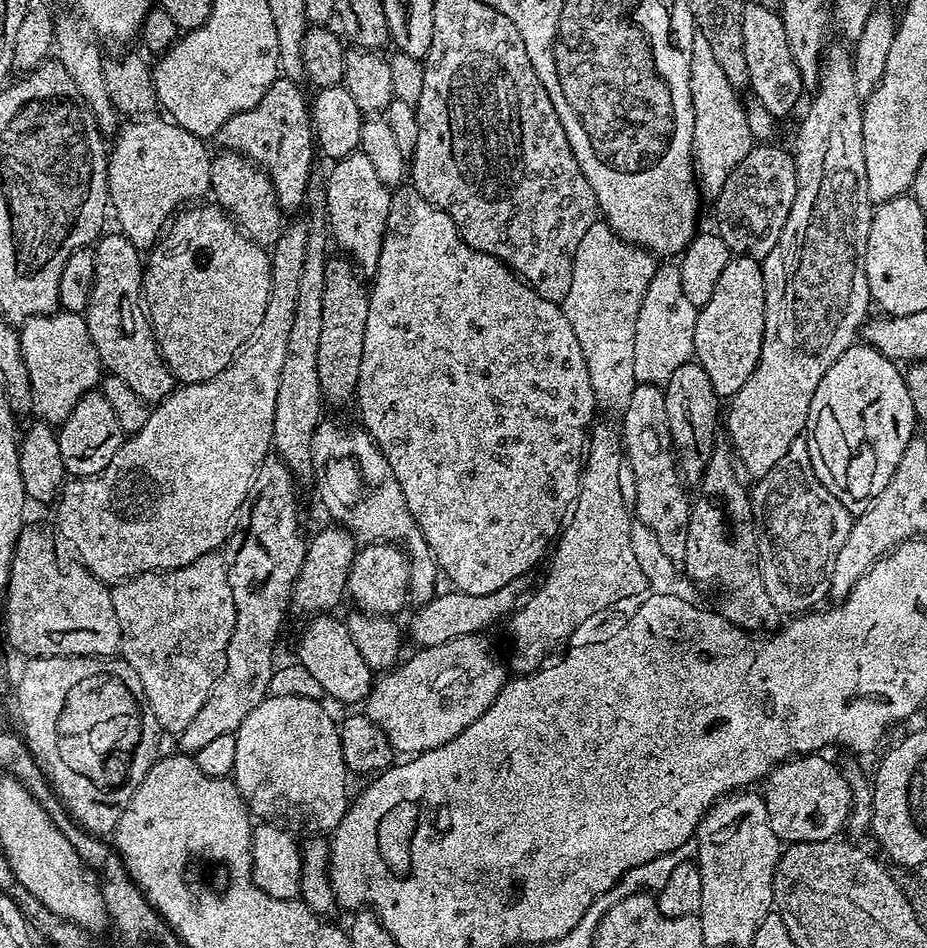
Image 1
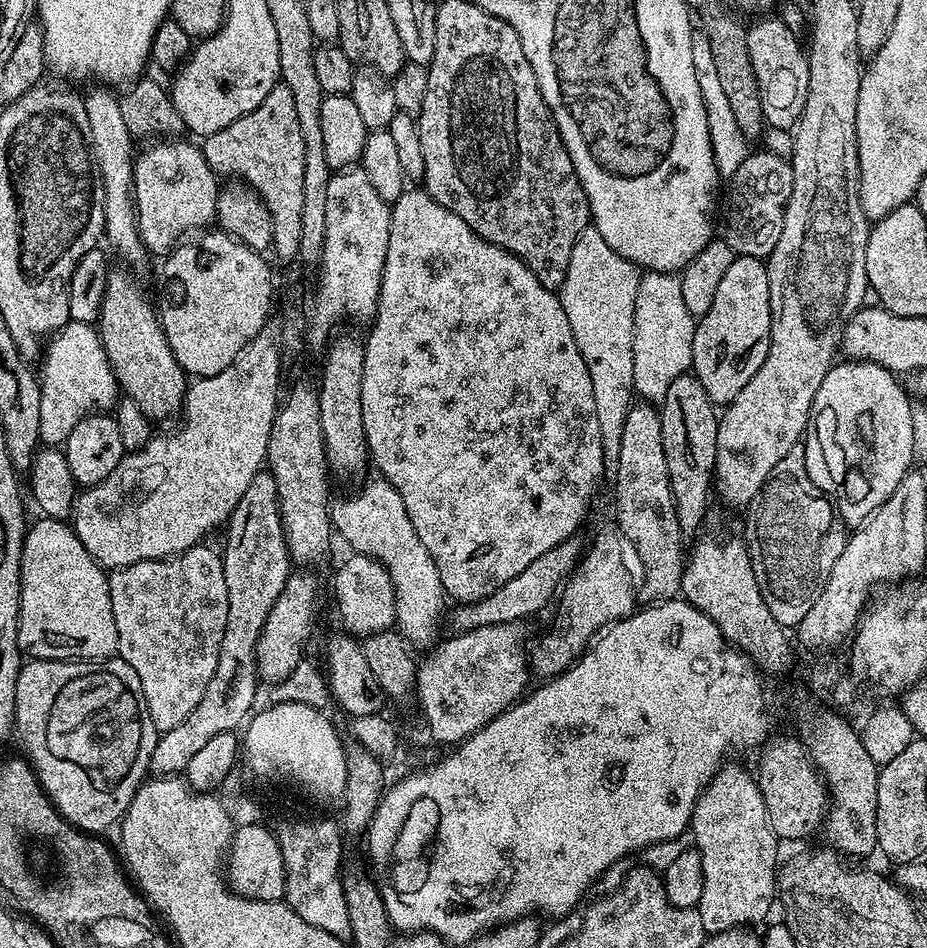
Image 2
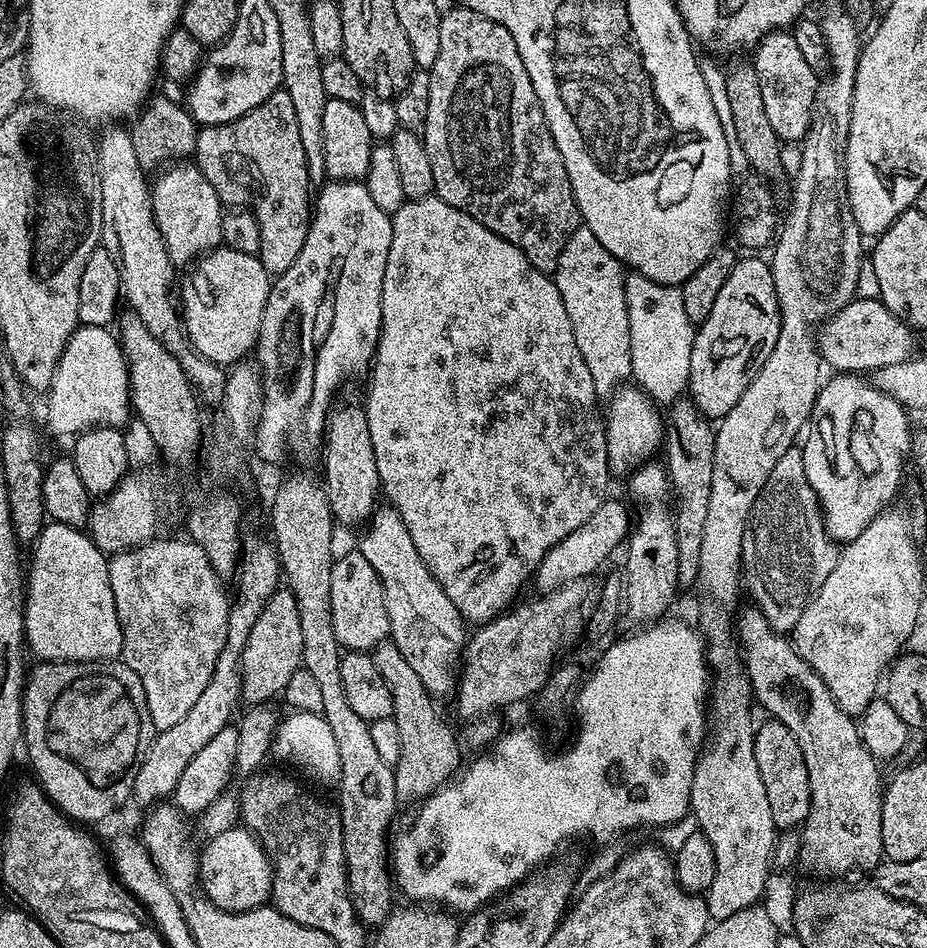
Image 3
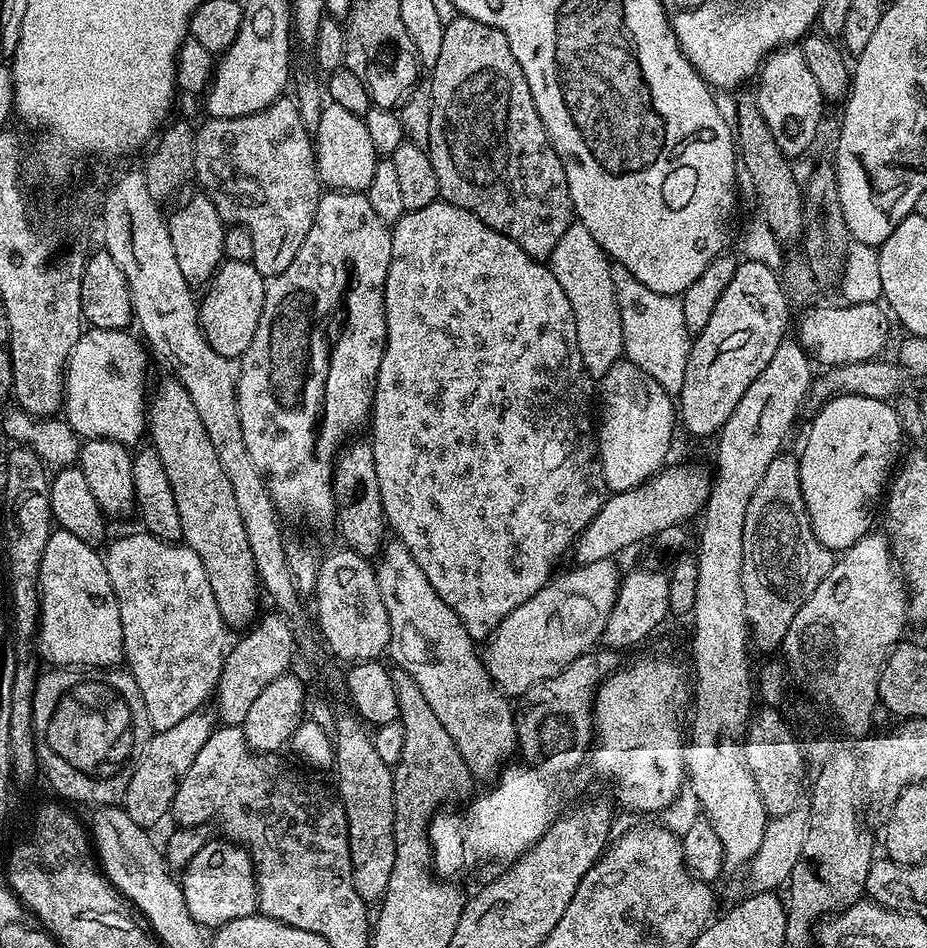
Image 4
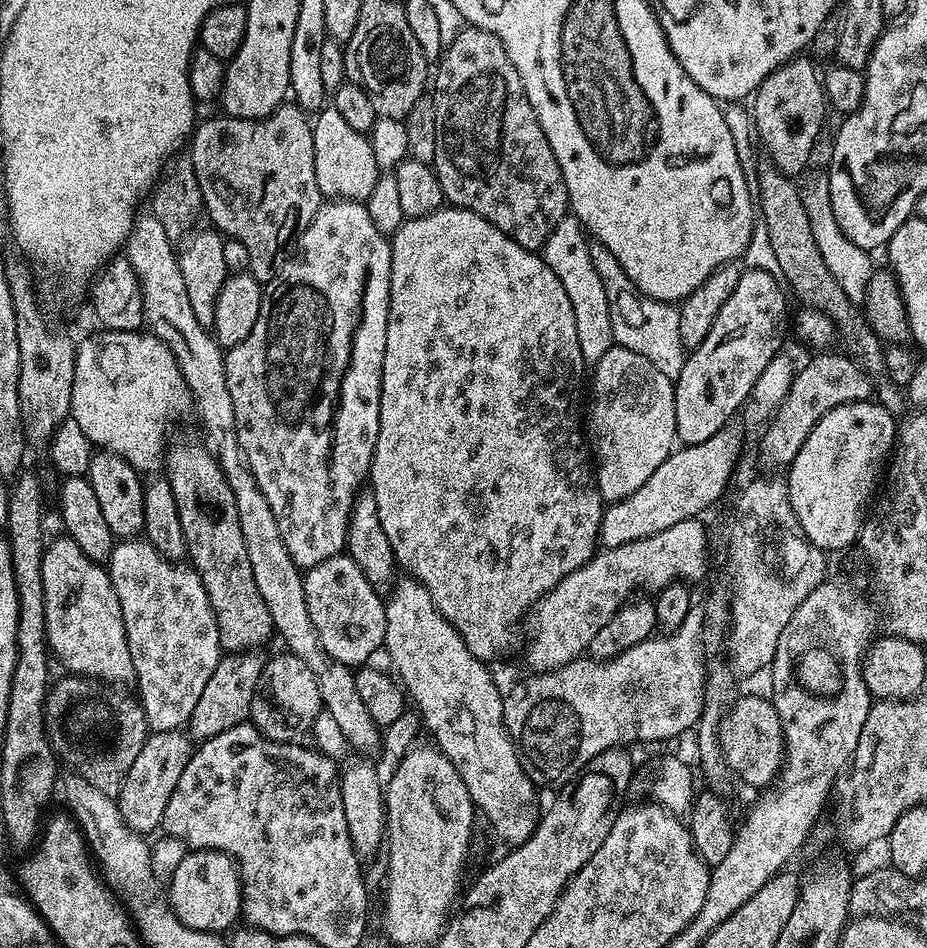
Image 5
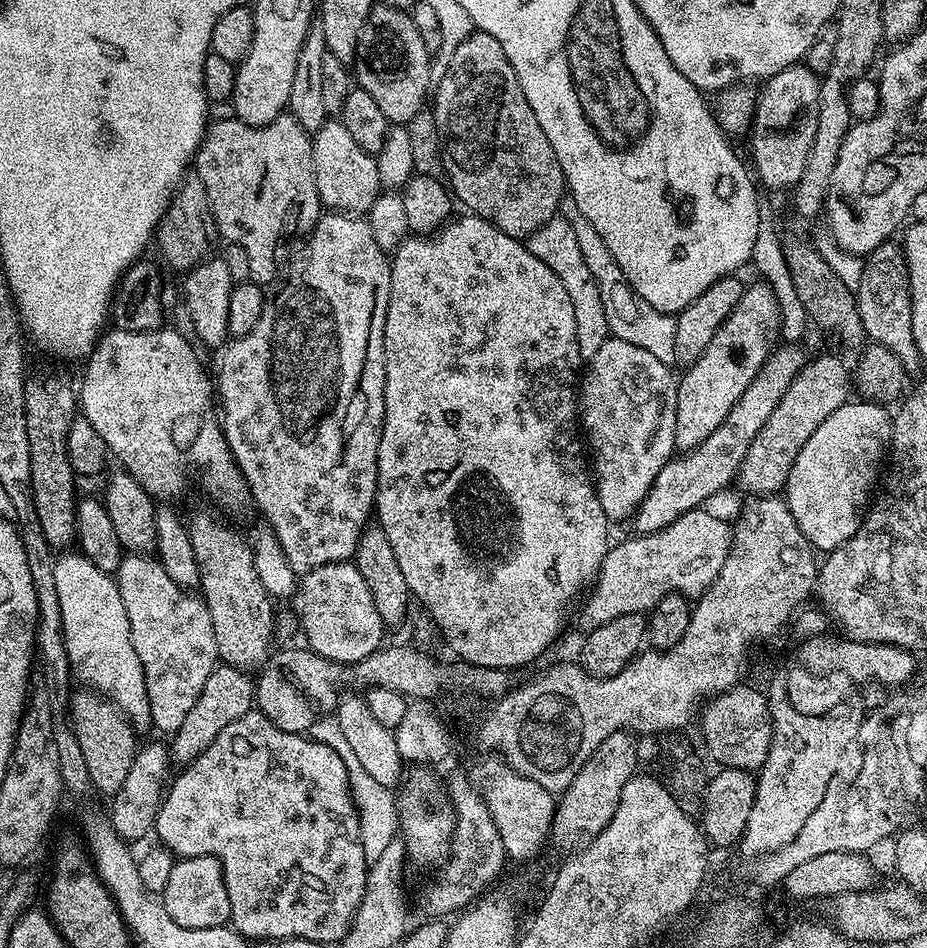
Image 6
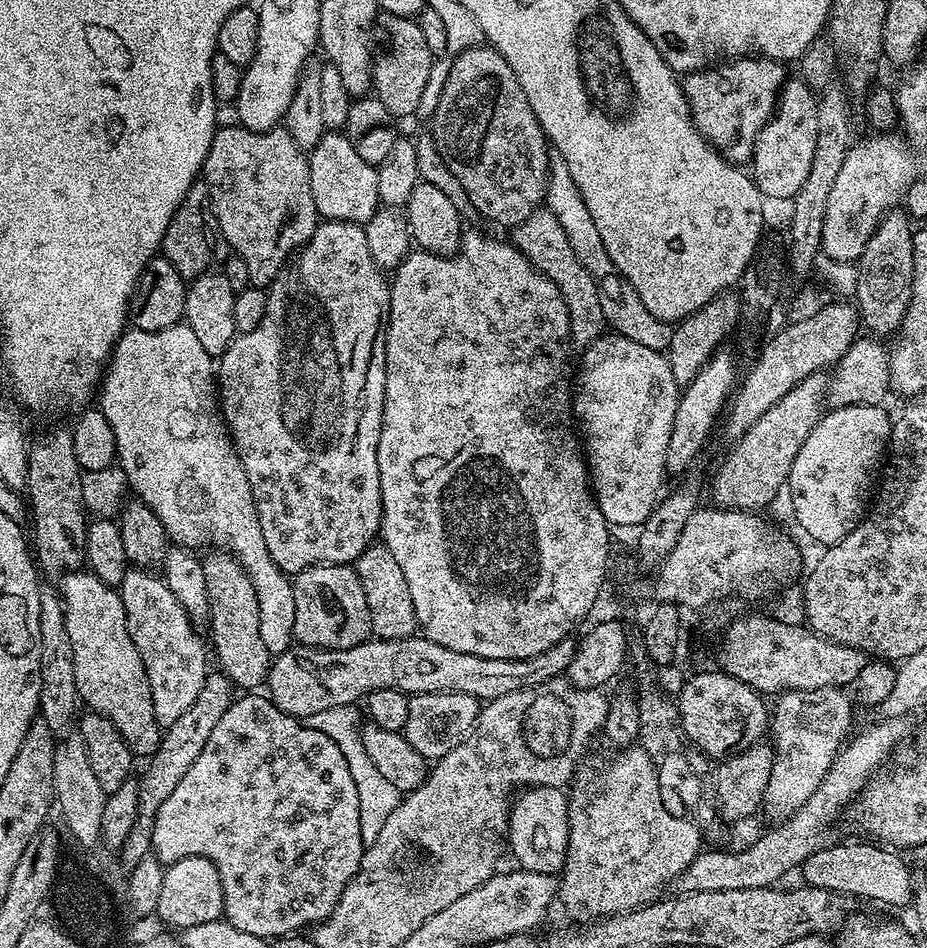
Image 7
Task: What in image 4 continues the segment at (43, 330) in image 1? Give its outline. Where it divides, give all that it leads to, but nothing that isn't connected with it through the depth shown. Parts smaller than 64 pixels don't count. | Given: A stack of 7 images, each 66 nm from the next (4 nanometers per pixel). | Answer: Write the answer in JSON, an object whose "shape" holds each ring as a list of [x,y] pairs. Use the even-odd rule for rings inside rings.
{"shape":[[[89,327],[78,338],[74,350],[70,350],[64,374],[62,416],[84,440],[113,440],[125,446],[133,446],[136,443],[139,445],[143,436],[145,439],[150,352],[130,333],[128,330]]]}

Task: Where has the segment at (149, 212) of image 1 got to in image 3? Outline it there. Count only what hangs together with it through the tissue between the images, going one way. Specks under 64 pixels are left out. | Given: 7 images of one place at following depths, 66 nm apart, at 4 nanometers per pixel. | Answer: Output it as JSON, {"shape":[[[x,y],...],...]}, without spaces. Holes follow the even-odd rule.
{"shape":[[[176,162],[165,167],[151,181],[150,187],[154,218],[164,239],[166,254],[170,254],[173,269],[187,269],[205,252],[221,247],[222,222],[226,208],[220,203],[214,186],[206,182],[202,170],[197,168],[195,163]]]}

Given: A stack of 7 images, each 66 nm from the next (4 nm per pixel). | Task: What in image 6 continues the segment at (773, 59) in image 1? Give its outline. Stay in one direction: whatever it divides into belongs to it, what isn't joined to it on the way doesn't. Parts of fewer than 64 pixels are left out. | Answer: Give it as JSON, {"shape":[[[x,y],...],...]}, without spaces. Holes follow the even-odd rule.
{"shape":[[[803,62],[791,64],[786,70],[763,81],[761,88],[764,89],[759,89],[756,114],[750,129],[750,164],[763,187],[765,184],[768,188],[791,190],[795,188],[798,178],[802,178],[806,158],[810,158],[810,146],[814,146],[814,134],[818,131],[820,81],[821,77]]]}

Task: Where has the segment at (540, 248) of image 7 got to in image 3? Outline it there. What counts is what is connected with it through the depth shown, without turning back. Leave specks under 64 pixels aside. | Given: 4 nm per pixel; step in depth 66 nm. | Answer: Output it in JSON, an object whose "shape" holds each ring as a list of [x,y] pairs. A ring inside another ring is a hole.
{"shape":[[[583,226],[576,228],[566,246],[562,246],[554,273],[558,294],[562,294],[562,306],[566,306],[570,326],[574,326],[574,342],[578,342],[582,362],[586,362],[590,378],[594,378],[594,390],[600,398],[611,397],[632,375],[625,275],[626,269],[620,260]]]}

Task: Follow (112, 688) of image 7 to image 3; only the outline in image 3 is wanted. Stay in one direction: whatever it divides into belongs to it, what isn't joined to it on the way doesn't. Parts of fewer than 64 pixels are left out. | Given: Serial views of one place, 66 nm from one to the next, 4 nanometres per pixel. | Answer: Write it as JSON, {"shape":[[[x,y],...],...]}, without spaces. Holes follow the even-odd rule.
{"shape":[[[55,522],[45,523],[31,545],[32,564],[26,568],[26,644],[40,662],[112,662],[122,650],[122,626],[110,590],[109,557],[92,540],[87,531]]]}

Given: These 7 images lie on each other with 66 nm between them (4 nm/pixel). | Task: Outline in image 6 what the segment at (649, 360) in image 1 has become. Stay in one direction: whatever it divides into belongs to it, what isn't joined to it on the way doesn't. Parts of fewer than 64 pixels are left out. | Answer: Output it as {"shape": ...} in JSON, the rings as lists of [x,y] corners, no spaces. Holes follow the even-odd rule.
{"shape":[[[571,202],[565,203],[562,214],[574,228],[574,235],[578,238],[578,247],[582,249],[582,259],[586,261],[586,266],[590,274],[594,274],[594,282],[598,282],[598,294],[602,294],[602,310],[606,310],[606,322],[608,323],[609,333],[613,337],[630,342],[631,345],[638,346],[639,349],[647,350],[654,354],[658,362],[669,366],[676,364],[674,354],[674,334],[676,333],[676,316],[671,312],[654,310],[646,298],[642,298],[626,282],[622,270],[614,262],[614,254],[610,254],[606,242],[602,242],[602,237],[598,230],[578,210],[578,206]]]}

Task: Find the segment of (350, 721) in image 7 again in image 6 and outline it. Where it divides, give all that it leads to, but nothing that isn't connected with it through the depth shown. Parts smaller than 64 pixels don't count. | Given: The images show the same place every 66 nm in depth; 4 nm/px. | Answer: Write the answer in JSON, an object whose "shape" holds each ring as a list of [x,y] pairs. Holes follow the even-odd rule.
{"shape":[[[324,714],[308,727],[307,735],[312,739],[330,746],[336,752],[342,753],[344,765],[348,771],[348,784],[352,787],[352,801],[356,804],[356,812],[360,816],[360,837],[362,850],[368,861],[376,860],[386,850],[386,846],[394,843],[398,832],[398,817],[396,814],[397,793],[393,789],[382,786],[372,775],[362,767],[362,762],[354,758],[354,750],[346,748],[346,738],[342,736],[342,729],[338,726],[335,715]]]}

